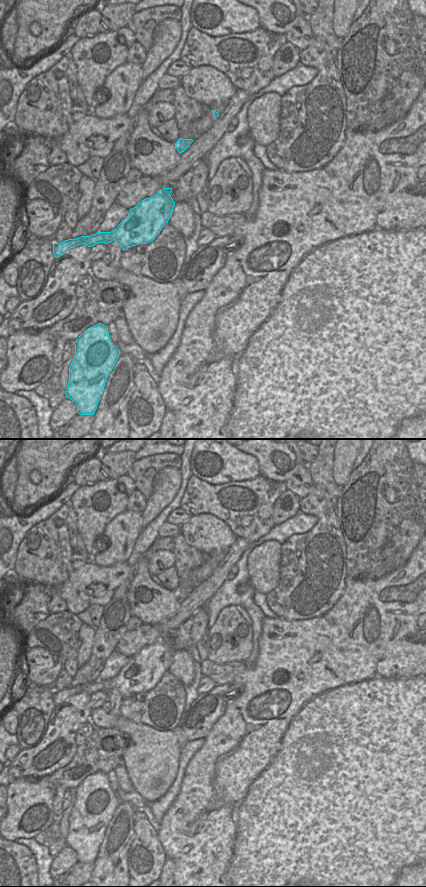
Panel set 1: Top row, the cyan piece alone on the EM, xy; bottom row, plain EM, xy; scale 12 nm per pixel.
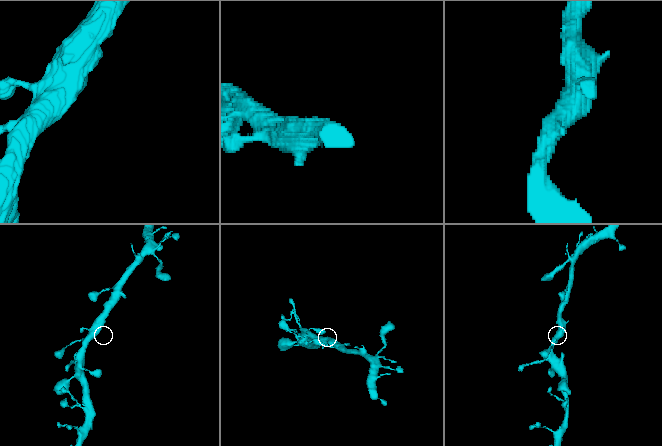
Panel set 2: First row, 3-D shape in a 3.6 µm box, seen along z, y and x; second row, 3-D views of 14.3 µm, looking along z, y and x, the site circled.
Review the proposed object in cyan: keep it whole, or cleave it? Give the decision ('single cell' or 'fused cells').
single cell

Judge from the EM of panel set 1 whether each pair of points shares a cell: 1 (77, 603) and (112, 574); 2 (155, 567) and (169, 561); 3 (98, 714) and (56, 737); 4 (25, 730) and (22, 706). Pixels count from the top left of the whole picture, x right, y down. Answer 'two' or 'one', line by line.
1: one
2: one
3: two
4: one

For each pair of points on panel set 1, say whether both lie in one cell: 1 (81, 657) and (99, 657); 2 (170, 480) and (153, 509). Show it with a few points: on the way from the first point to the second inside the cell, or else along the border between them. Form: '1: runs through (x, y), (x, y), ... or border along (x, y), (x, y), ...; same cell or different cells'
1: border along (95, 633), (92, 639), (91, 656), (79, 667); different cells
2: runs through (166, 487), (157, 502); same cell

